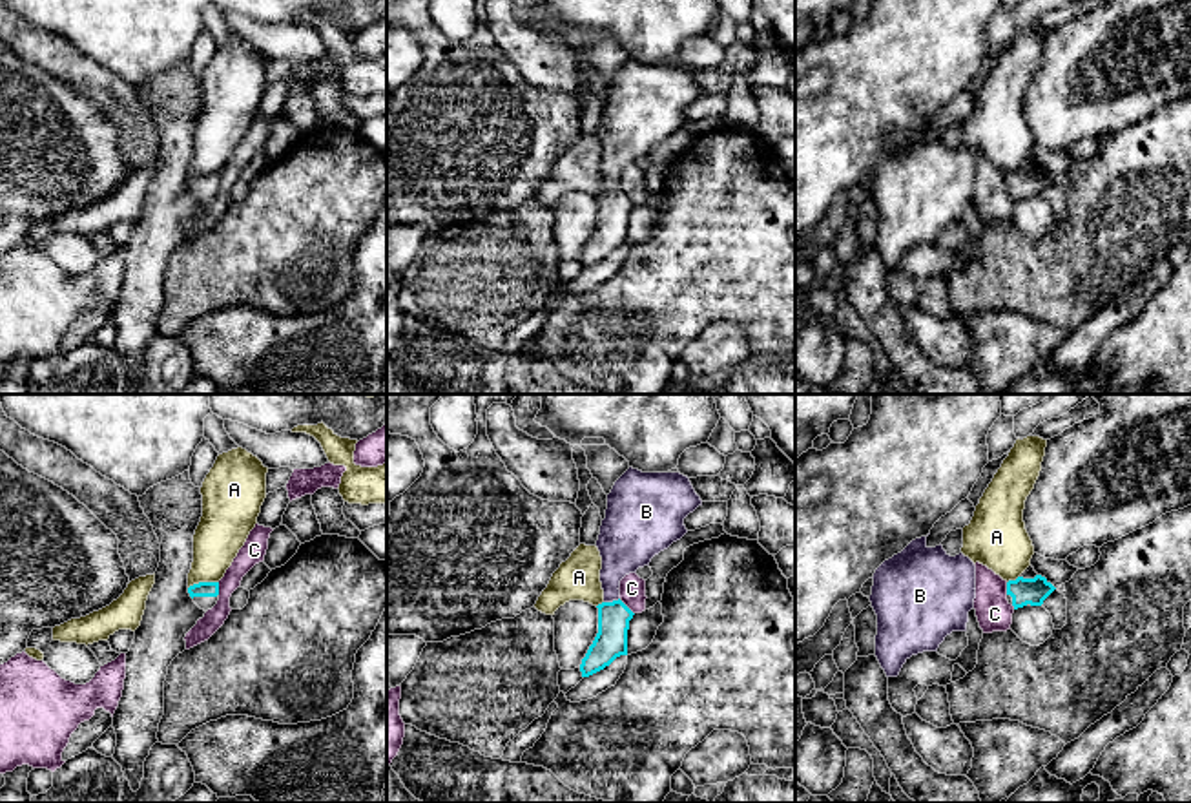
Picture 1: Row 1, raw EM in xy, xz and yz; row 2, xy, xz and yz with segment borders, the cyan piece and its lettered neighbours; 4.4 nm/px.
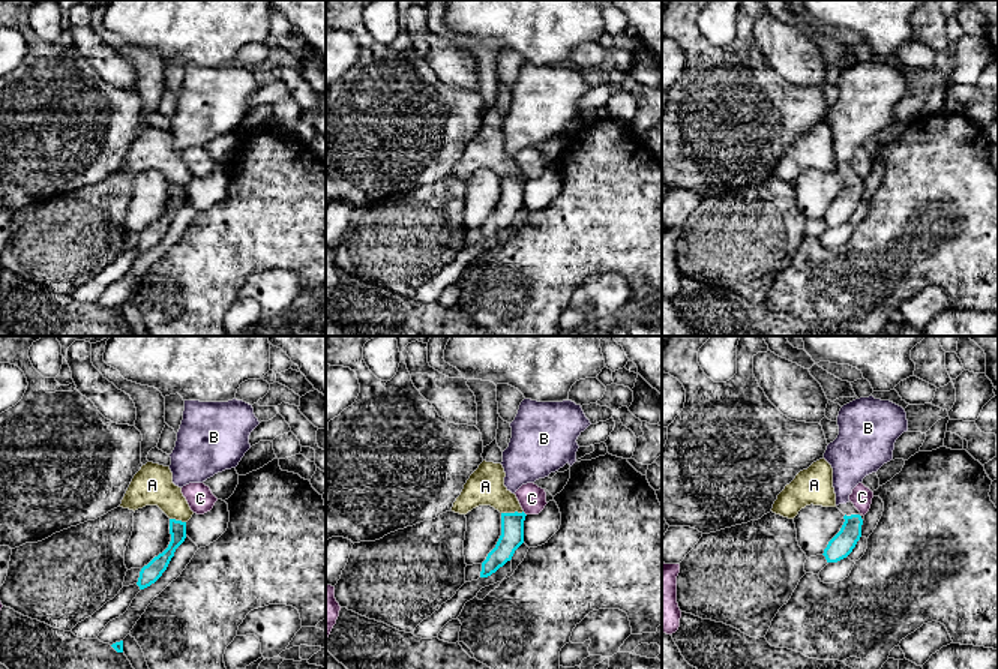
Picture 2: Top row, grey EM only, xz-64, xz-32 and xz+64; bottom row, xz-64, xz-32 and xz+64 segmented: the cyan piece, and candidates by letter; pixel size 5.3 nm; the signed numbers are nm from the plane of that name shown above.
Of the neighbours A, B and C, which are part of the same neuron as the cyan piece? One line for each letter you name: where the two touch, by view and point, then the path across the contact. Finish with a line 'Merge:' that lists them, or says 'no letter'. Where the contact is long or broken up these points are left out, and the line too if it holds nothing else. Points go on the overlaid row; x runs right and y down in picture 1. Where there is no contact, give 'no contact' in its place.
B: meets cyan in xz at (613, 601); runs through xz (613, 617), (613, 601), (611, 572), (624, 546)
Merge: B

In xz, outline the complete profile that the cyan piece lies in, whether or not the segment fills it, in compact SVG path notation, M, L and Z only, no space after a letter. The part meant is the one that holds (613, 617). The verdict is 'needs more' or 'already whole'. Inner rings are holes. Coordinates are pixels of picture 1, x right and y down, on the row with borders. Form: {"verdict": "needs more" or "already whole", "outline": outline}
{"verdict": "needs more", "outline": "M629 467L615 482L596 540L604 602L596 606L598 633L582 659L582 677L627 655L627 630L635 613L620 600L620 580L680 540L688 533L684 518L699 506L700 496L680 473L642 473Z"}

